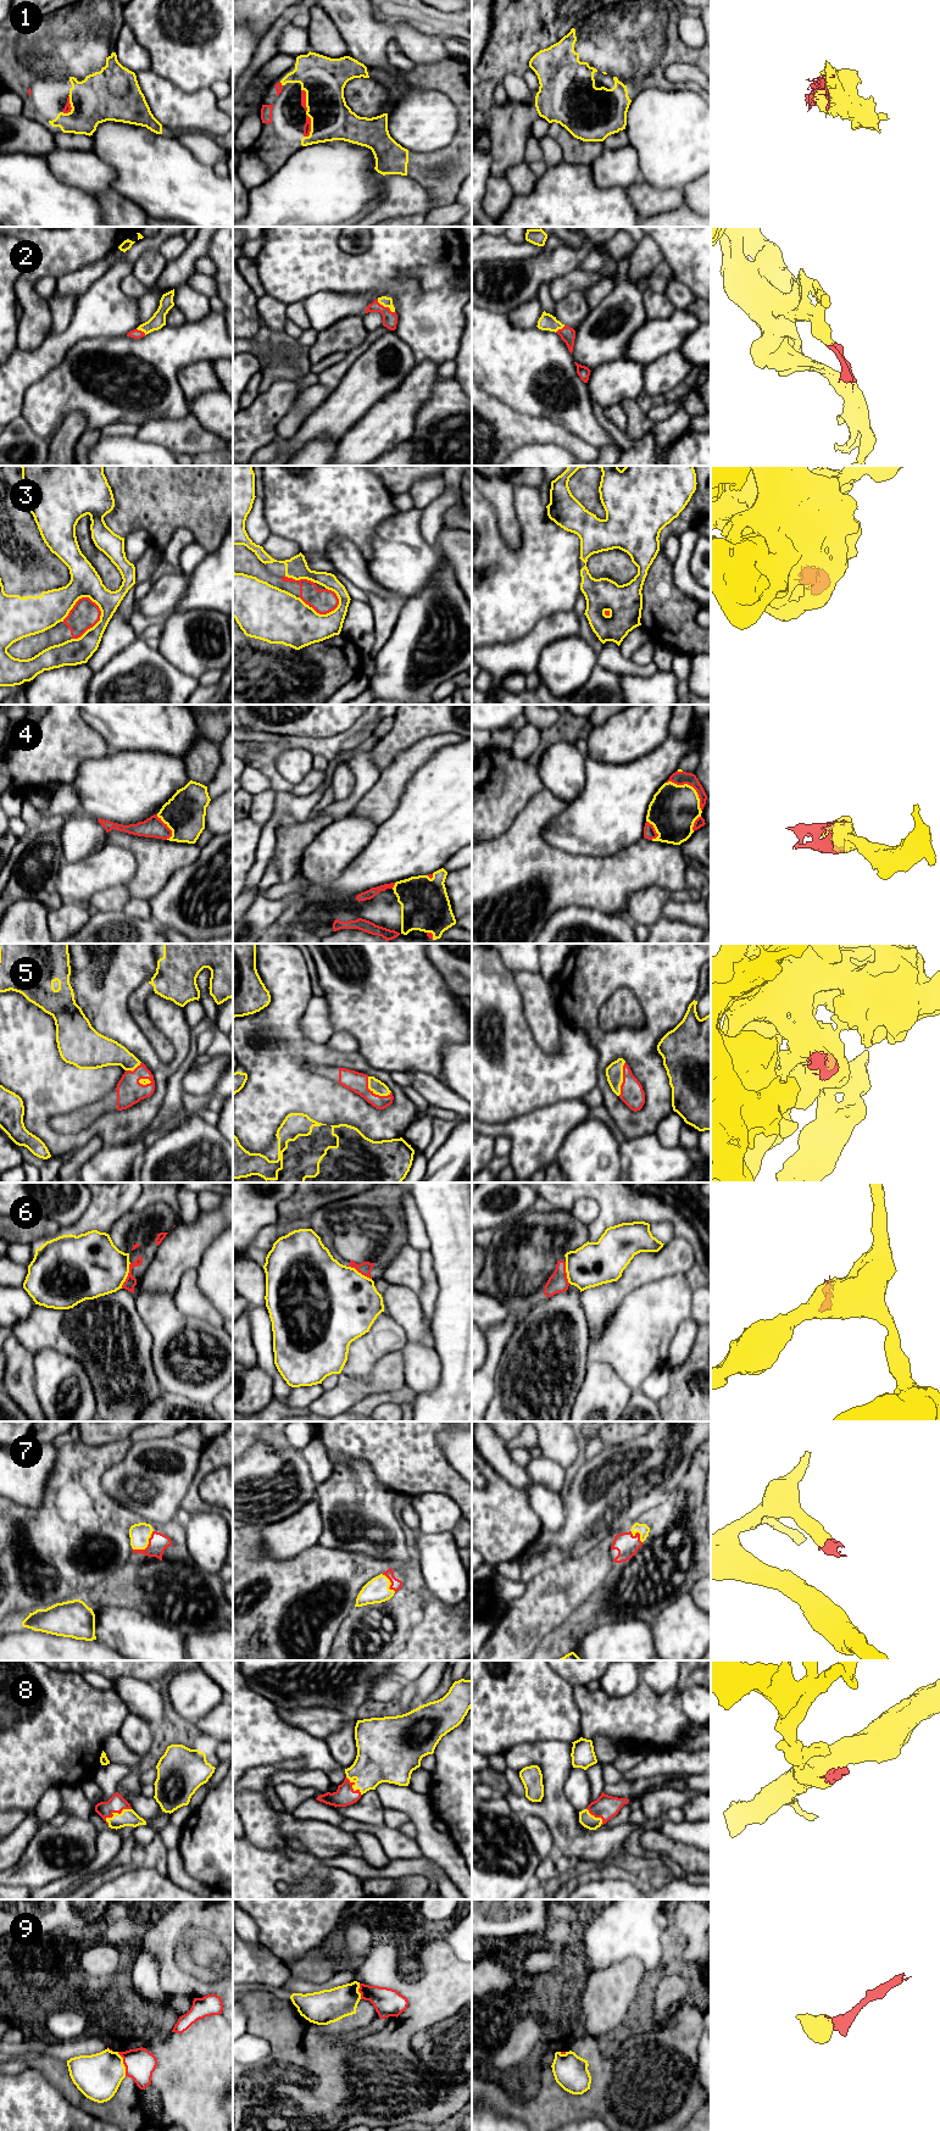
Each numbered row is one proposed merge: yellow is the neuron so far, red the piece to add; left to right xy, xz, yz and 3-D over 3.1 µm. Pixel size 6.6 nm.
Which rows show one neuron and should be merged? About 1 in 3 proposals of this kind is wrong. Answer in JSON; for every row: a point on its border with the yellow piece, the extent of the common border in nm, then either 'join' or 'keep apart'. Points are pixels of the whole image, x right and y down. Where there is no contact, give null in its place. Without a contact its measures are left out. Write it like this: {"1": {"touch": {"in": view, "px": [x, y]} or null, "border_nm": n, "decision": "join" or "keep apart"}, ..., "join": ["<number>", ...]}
{"1": {"touch": {"in": "xz", "px": [311, 127]}, "border_nm": 160, "decision": "join"}, "2": {"touch": {"in": "xz", "px": [385, 306]}, "border_nm": 150, "decision": "join"}, "3": {"touch": {"in": "xy", "px": [98, 622]}, "border_nm": 300, "decision": "keep apart"}, "4": {"touch": {"in": "yz", "px": [691, 786]}, "border_nm": 300, "decision": "join"}, "5": {"touch": {"in": "xz", "px": [374, 1092]}, "border_nm": 200, "decision": "join"}, "6": {"touch": {"in": "xy", "px": [127, 1275]}, "border_nm": 180, "decision": "keep apart"}, "7": {"touch": {"in": "xy", "px": [146, 1546]}, "border_nm": 190, "decision": "join"}, "8": {"touch": {"in": "xy", "px": [117, 1813]}, "border_nm": 190, "decision": "join"}, "9": {"touch": {"in": "xy", "px": [123, 2064]}, "border_nm": 180, "decision": "join"}, "join": ["1", "2", "4", "5", "7", "8", "9"]}

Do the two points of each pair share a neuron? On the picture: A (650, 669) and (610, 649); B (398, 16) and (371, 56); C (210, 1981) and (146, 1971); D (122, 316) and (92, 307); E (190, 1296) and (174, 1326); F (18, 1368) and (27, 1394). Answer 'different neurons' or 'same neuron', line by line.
A: same neuron
B: different neurons
C: different neurons
D: same neuron
E: different neurons
F: same neuron

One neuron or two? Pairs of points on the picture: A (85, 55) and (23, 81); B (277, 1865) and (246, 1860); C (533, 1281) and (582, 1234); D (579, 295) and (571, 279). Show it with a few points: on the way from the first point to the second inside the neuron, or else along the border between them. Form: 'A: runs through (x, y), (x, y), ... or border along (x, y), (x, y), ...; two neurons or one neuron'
A: runs through (70, 66), (39, 70); one neuron
B: runs through (270, 1865), (254, 1865); one neuron
C: runs through (535, 1266), (566, 1238); one neuron
D: border along (587, 287), (569, 291), (556, 302); two neurons

